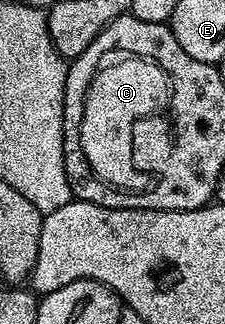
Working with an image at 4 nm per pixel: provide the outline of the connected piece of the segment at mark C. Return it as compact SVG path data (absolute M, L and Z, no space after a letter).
M112 45L104 49L94 63L94 77L88 77L86 85L66 89L64 93L64 121L74 121L78 153L84 159L88 173L102 175L102 187L110 185L110 191L118 193L124 185L140 185L140 197L144 197L144 181L136 179L128 165L128 127L130 121L158 107L164 101L164 73L168 69L152 55L136 53Z

